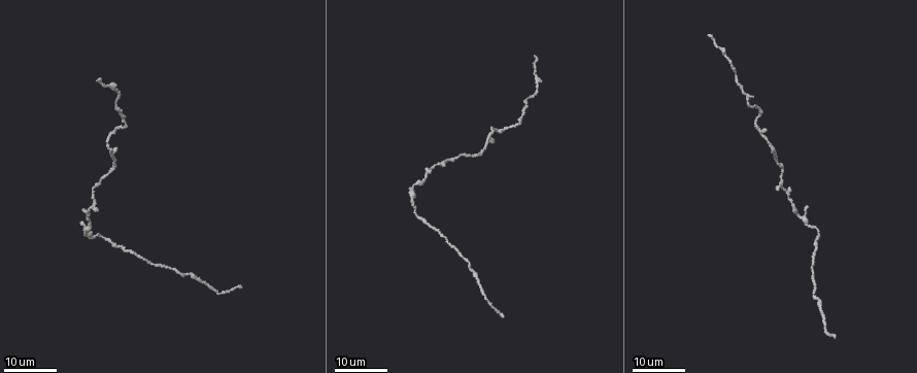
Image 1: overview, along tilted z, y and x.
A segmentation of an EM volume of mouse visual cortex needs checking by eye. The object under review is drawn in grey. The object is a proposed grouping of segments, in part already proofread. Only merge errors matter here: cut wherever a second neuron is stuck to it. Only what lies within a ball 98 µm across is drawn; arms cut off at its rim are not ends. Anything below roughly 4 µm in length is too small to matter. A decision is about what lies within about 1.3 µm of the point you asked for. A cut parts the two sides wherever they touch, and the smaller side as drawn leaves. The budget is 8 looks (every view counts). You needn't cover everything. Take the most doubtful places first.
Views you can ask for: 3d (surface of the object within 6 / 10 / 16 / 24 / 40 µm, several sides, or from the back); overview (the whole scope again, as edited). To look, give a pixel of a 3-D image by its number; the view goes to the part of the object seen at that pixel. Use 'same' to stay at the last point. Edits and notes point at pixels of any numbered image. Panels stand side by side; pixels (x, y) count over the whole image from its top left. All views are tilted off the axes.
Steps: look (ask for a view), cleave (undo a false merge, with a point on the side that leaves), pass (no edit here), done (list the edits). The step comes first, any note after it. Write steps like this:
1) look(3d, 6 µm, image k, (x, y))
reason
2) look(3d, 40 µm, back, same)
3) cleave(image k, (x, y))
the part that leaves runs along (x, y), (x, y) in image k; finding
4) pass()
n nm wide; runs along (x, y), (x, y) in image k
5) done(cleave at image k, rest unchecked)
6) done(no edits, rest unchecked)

look(3d, 24 µm, image 1, (86, 213))
three arms meet

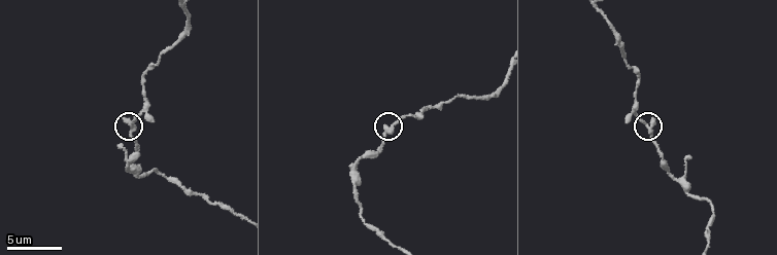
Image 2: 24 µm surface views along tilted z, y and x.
look(3d, 6 µm, image 2, (394, 127))
closer look

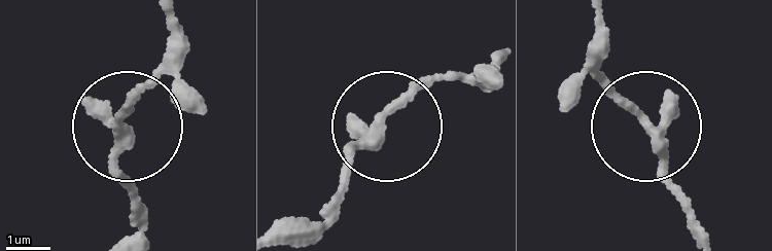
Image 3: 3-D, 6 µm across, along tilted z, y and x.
pass()
230 nm wide; continuous, no second neuron

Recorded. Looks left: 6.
look(3d, 24 µm, image 1, (759, 115))
thick turns thin

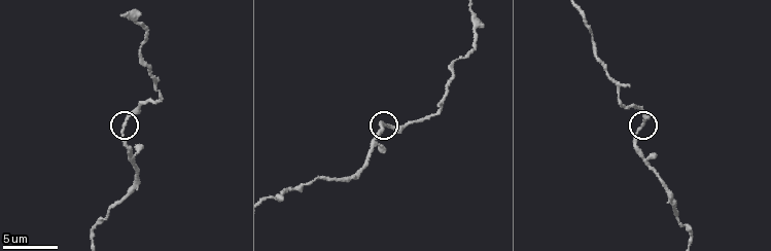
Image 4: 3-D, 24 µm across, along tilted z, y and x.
look(3d, 6 µm, image 4, (645, 123))
closer look

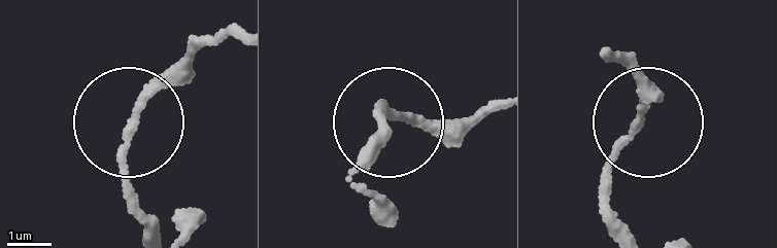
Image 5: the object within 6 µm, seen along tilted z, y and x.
pass()
170 nm wide; runs along (629, 227), (609, 168), (645, 116), (623, 65) in image 5; continuous, no second neuron

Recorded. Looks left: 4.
look(3d, 24 µm, image 1, (817, 299))
narrows sharply

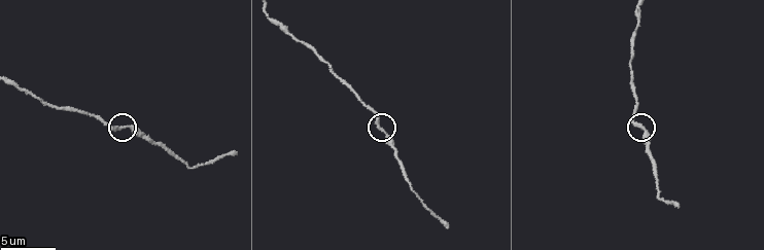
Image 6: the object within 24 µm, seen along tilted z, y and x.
look(3d, 10 µm, image 6, (124, 128))

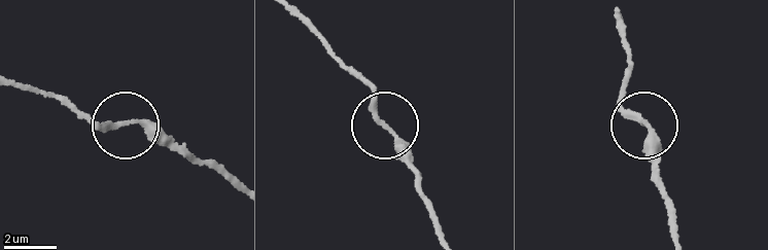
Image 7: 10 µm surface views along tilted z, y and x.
pass()
runs along (303, 12), (341, 62), (368, 78), (416, 187) in image 7; continuous, no second neuron

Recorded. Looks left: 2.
look(3d, 10 µm, image 2, (361, 157))
a narrow waist

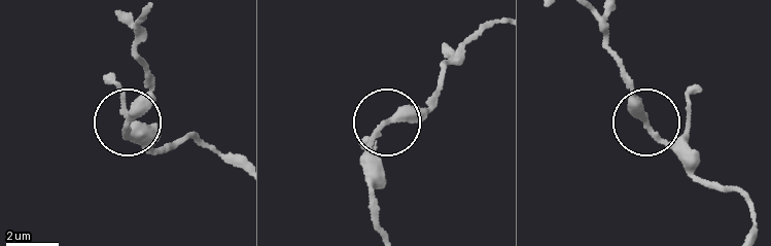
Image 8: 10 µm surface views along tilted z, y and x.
pass()
200 nm wide; runs along (460, 49), (440, 69), (434, 95), (383, 129), (365, 175) in image 8; one neuron here

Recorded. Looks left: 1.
done(no edits, rest unchecked)

